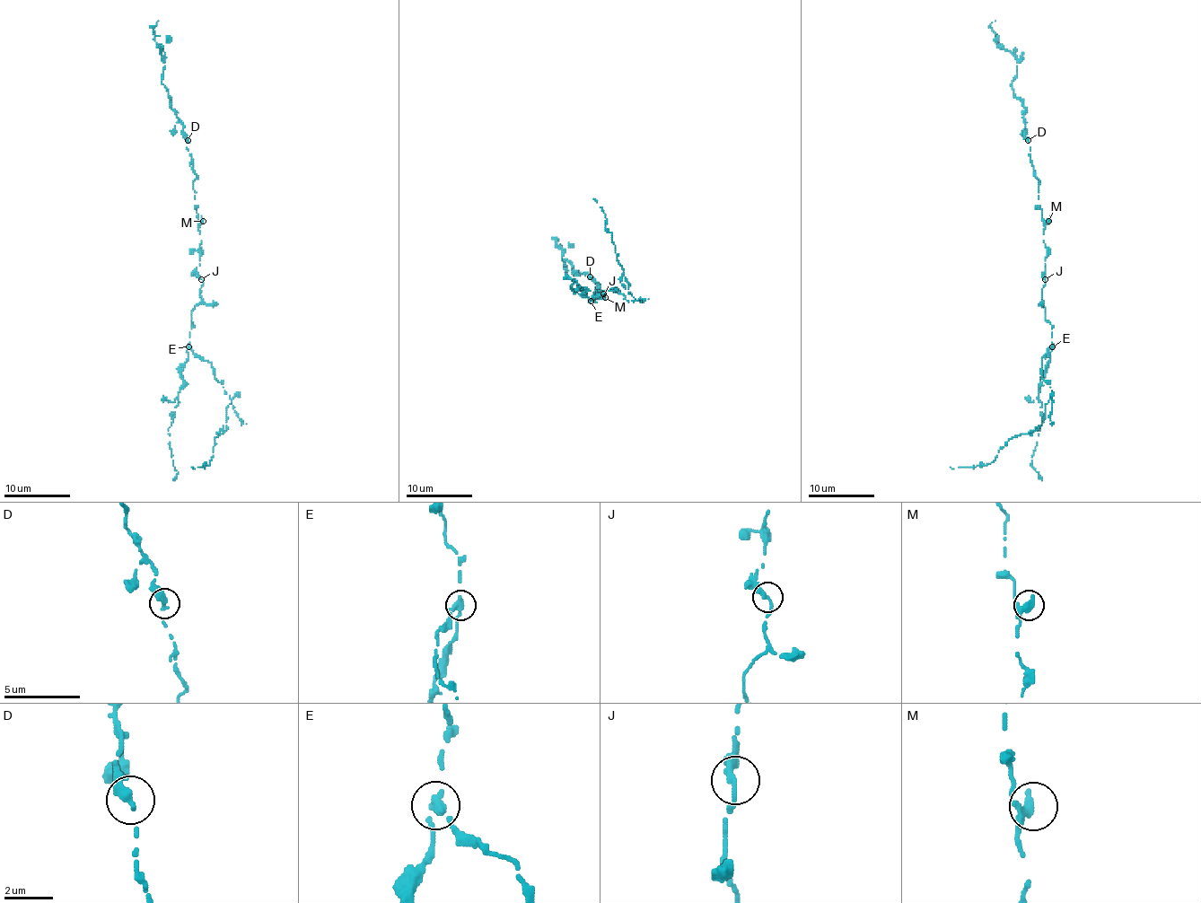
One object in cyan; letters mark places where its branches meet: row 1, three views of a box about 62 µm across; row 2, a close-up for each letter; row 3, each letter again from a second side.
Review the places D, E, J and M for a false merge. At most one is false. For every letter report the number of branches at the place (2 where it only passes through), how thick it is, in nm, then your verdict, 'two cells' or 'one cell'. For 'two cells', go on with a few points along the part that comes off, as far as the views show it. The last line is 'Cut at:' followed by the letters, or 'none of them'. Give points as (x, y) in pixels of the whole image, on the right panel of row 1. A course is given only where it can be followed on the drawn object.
D: 2 | 300 nm | one cell
E: 2 | 320 nm | two cells | (1052, 347), (1042, 363), (1042, 377), (1050, 383), (1052, 392), (1043, 422), (1010, 439), (985, 465), (951, 467)
J: 2 | 280 nm | one cell
M: 2 | 340 nm | one cell
Cut at: E

